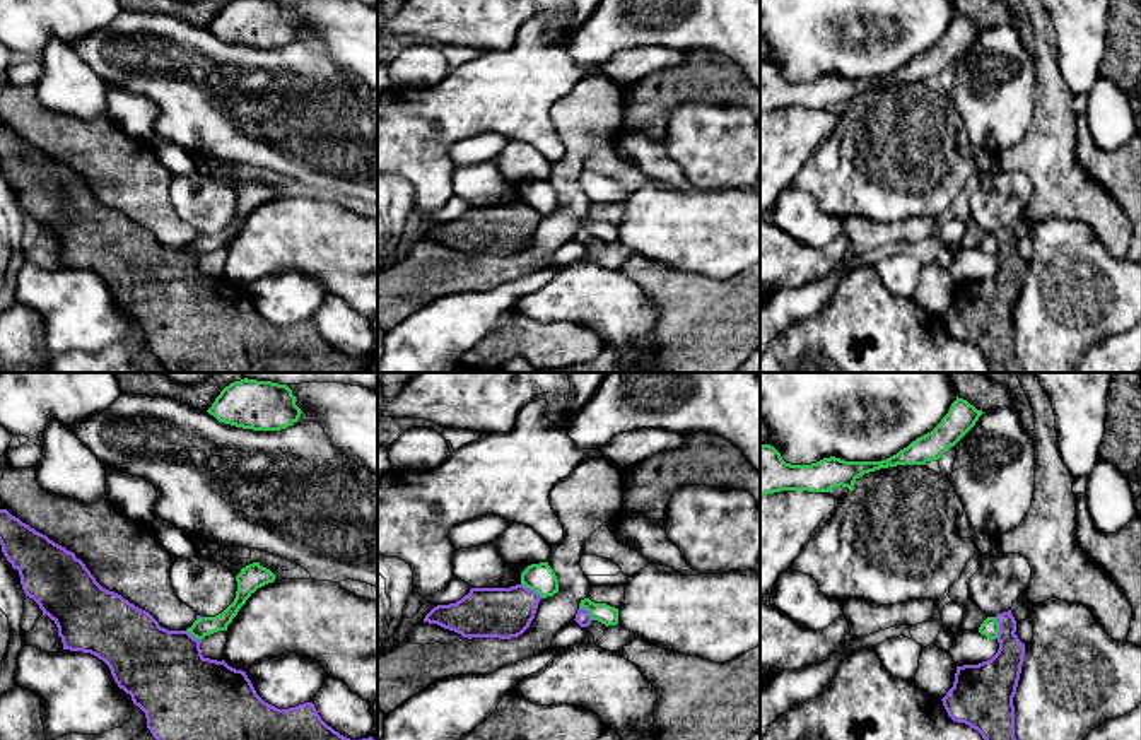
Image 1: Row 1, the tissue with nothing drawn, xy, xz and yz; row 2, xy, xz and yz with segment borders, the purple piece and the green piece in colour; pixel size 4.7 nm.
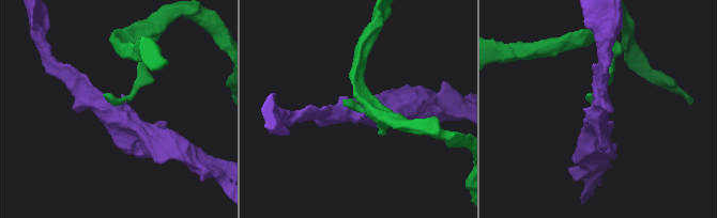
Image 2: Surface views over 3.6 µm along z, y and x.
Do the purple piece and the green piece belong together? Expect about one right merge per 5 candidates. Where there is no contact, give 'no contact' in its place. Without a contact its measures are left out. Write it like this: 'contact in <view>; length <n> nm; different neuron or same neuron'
contact in yz; length 100 nm; different neuron

